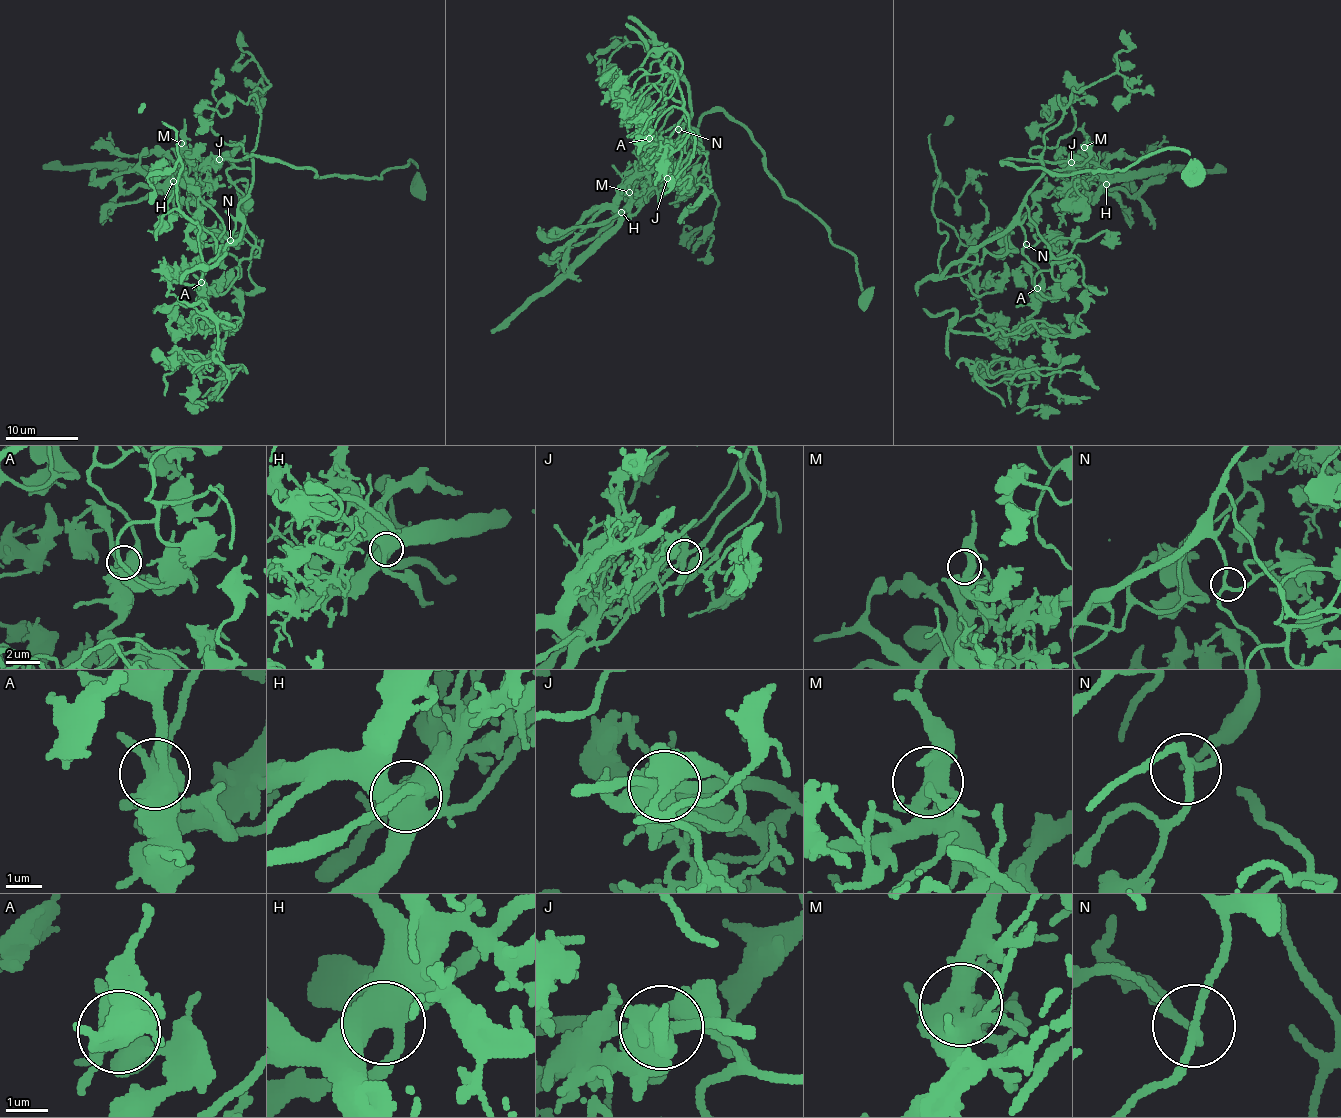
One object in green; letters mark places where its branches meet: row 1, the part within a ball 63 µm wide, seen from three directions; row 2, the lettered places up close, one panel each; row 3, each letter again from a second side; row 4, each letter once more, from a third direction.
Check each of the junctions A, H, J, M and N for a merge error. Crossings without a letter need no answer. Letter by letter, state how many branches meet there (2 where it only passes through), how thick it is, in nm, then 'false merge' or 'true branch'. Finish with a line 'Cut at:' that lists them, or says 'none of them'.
A: 6 branches meet; 550 nm thick; true branch
H: 3 branches meet; 550 nm thick; true branch
J: 5 branches meet; 500 nm thick; false merge
M: 5 branches meet; 360 nm thick; true branch
N: 3 branches meet; 170 nm thick; true branch
Cut at: J

